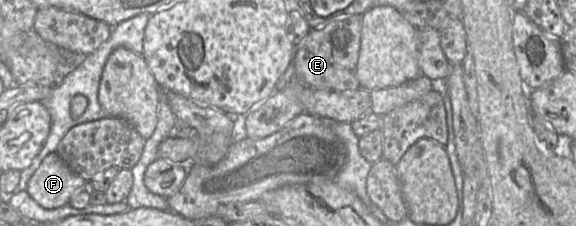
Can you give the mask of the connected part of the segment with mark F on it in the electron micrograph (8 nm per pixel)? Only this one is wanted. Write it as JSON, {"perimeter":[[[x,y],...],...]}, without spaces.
{"perimeter":[[[57,152],[47,155],[28,181],[29,196],[45,209],[69,204],[86,181],[74,173]]]}

